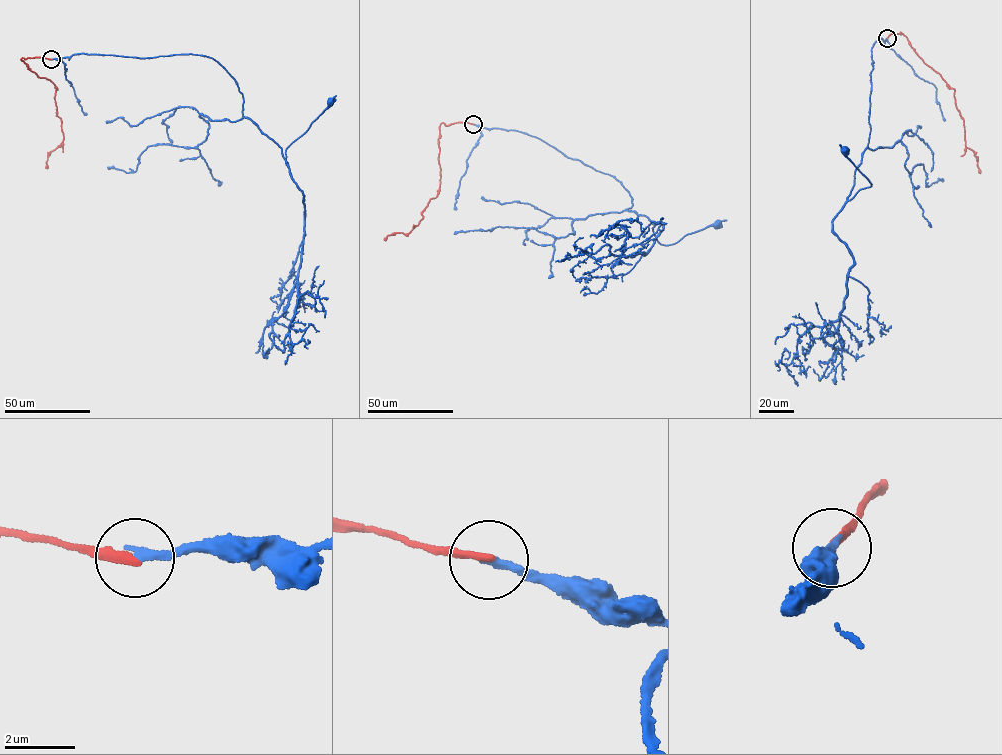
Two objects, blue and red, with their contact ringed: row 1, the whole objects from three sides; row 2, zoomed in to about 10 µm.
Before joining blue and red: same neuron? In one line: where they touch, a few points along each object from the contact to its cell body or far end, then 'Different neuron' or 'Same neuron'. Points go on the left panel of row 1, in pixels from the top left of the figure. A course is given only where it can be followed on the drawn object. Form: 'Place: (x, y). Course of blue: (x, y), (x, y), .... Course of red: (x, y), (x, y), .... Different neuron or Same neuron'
Place: (51, 59). Course of blue: (51, 59), (82, 53), (212, 58), (235, 80), (243, 115), (277, 143), (287, 164), (286, 149), (330, 101). Course of red: (51, 59), (21, 59), (38, 77), (50, 79), (57, 88), (54, 97), (63, 140), (50, 152), (47, 168). Same neuron

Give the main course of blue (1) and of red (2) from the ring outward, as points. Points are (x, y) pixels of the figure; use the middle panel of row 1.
1: (473, 124), (526, 133), (614, 176), (631, 198), (632, 206), (625, 209), (647, 217), (664, 245), (717, 223)
2: (473, 124), (440, 124), (437, 196), (430, 199), (423, 217), (408, 233), (396, 233), (385, 240)

